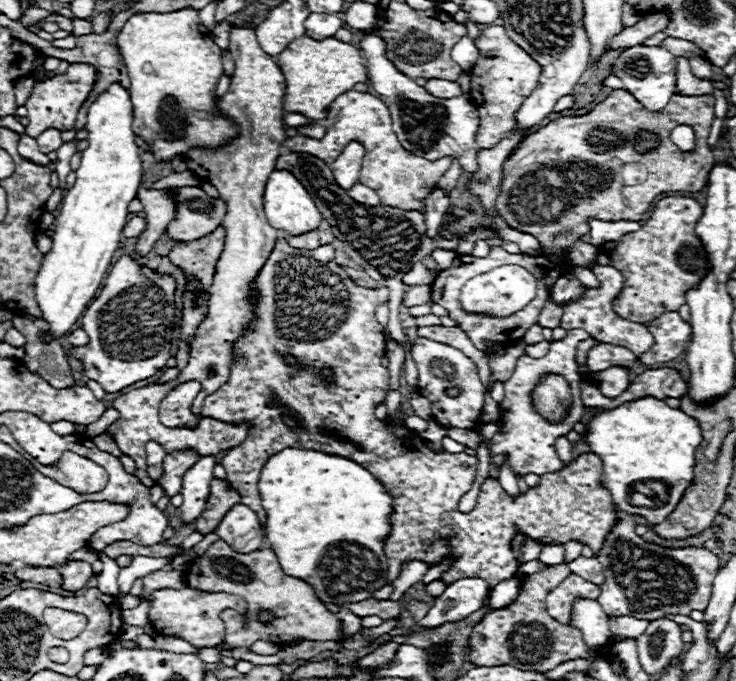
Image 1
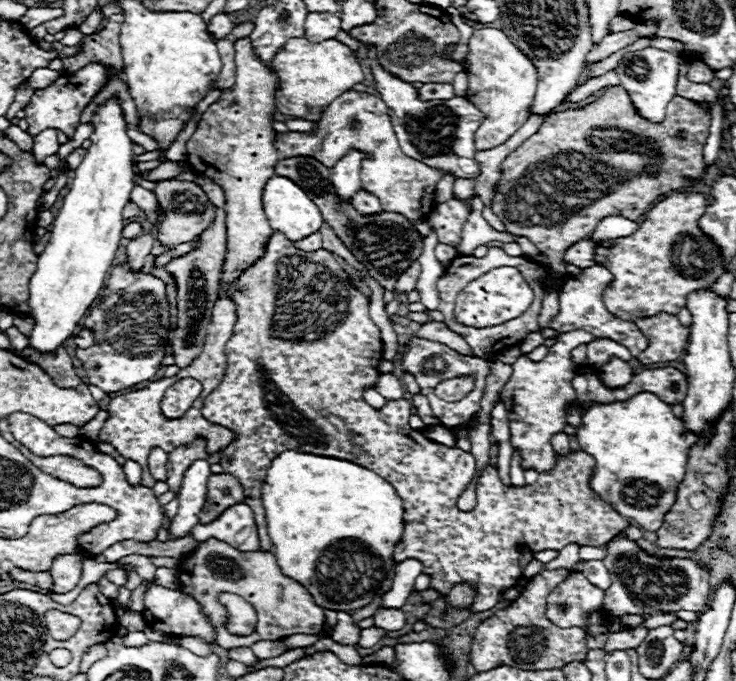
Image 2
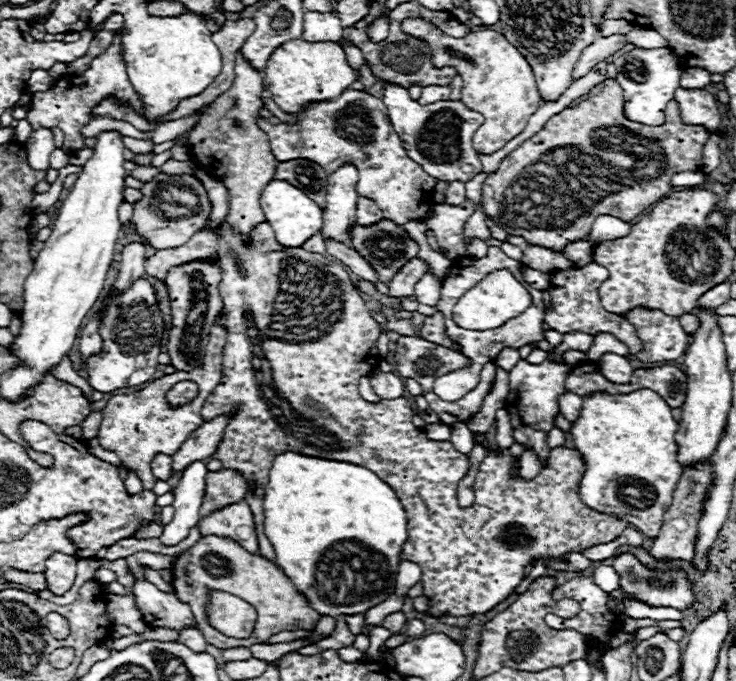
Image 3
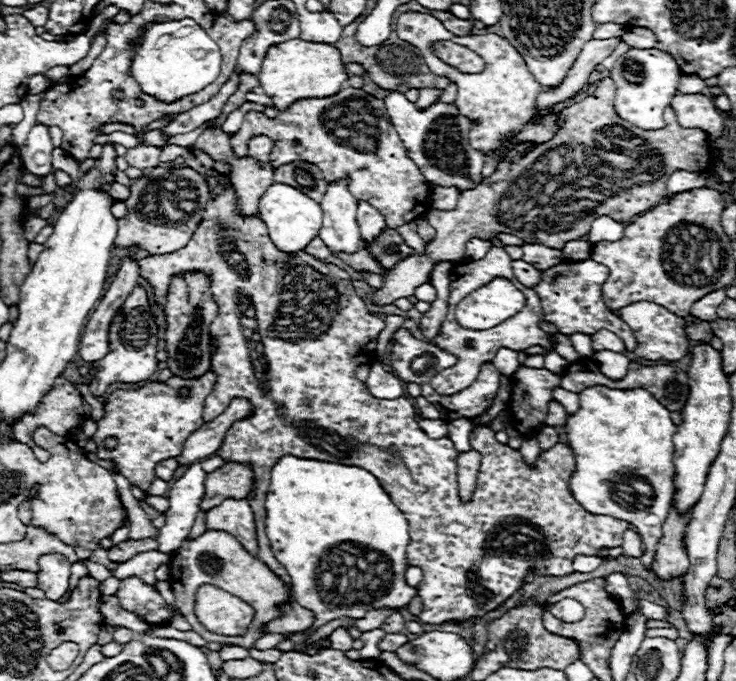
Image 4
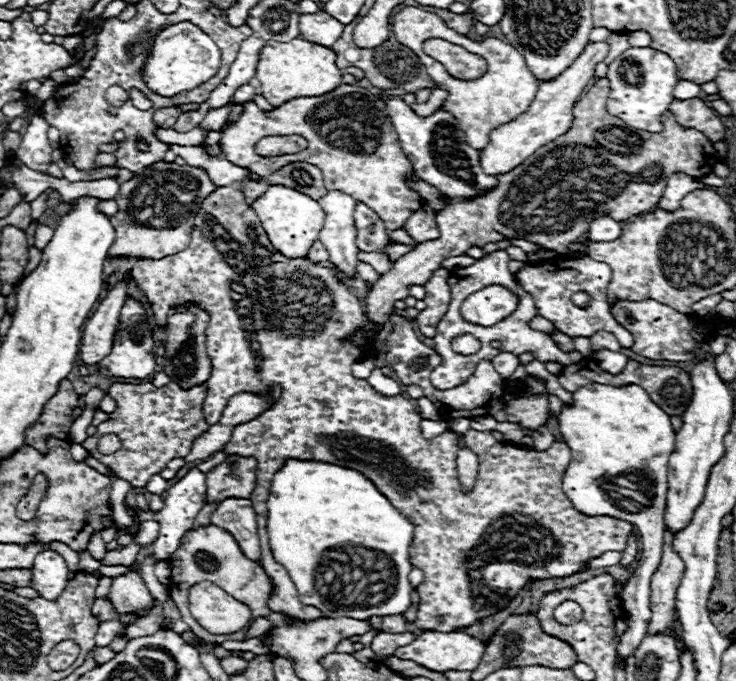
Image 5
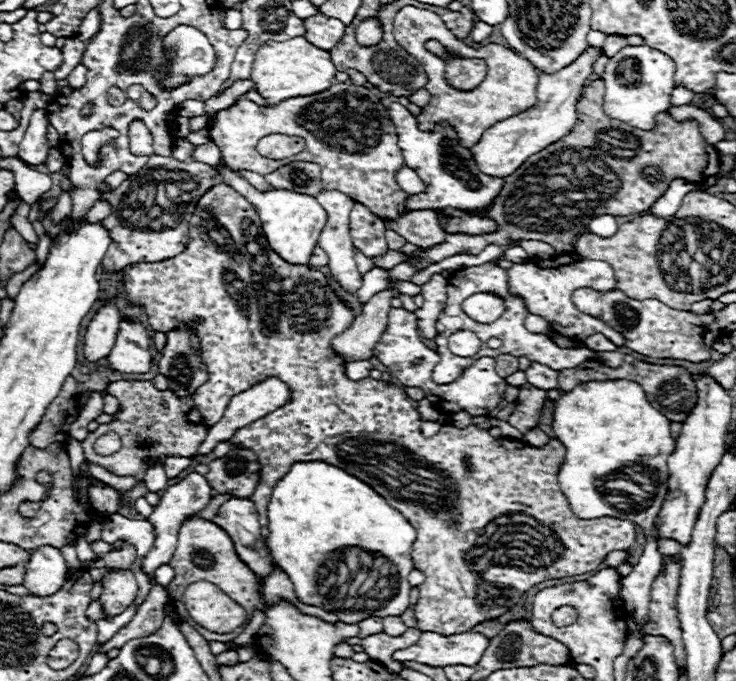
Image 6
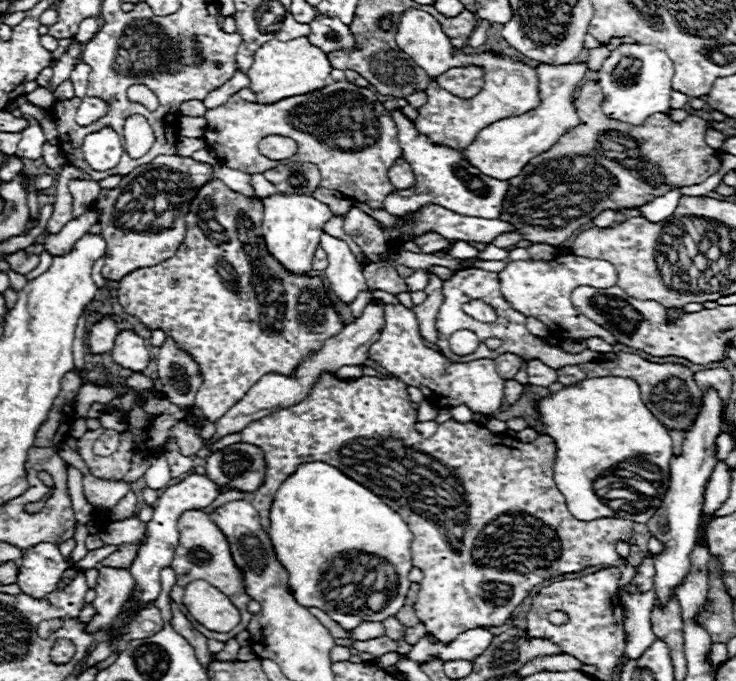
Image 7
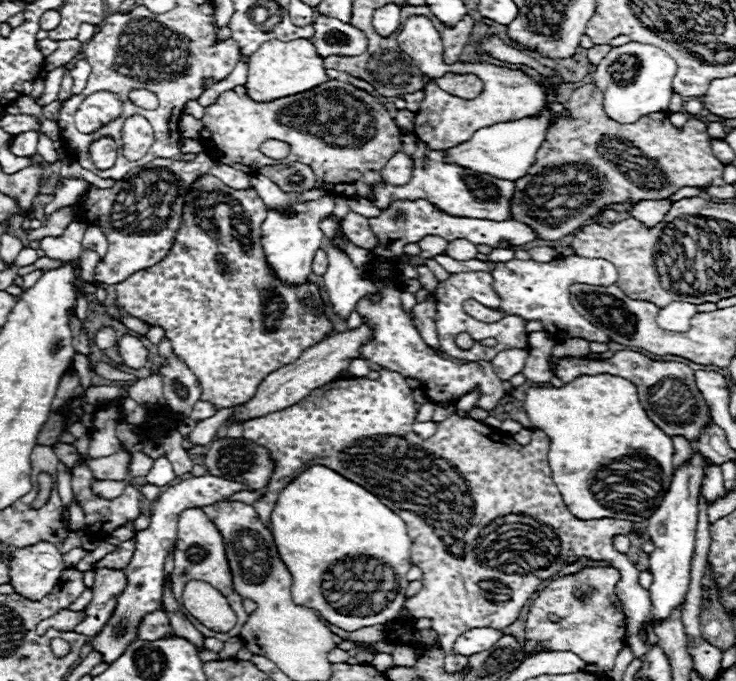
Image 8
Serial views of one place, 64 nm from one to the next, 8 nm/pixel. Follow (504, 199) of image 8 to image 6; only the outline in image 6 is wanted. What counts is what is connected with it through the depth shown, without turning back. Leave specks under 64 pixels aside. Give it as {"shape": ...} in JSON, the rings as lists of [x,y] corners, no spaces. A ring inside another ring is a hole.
{"shape":[[[398,102],[388,106],[388,114],[398,130],[398,144],[404,152],[406,164],[422,178],[426,184],[426,192],[412,194],[406,200],[406,208],[412,210],[428,210],[428,208],[454,208],[464,212],[486,212],[494,198],[500,194],[504,180],[502,178],[488,178],[478,170],[474,158],[468,148],[456,144],[456,132],[452,126],[442,124],[434,132],[418,130],[416,118]]]}

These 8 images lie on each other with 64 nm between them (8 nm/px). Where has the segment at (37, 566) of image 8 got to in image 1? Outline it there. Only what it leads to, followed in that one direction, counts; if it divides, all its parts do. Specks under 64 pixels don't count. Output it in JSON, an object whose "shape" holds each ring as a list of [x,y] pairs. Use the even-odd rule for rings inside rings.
{"shape":[[[68,560],[58,570],[62,574],[62,588],[70,592],[82,590],[92,578],[92,566],[82,560]]]}

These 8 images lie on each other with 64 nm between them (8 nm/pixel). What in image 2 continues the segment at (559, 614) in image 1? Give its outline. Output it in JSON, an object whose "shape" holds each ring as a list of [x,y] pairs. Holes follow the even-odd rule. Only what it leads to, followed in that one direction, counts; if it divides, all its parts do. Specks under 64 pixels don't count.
{"shape":[[[580,572],[570,574],[552,594],[548,596],[546,618],[560,628],[588,628],[588,612],[602,612],[604,592],[588,582]],[[560,606],[568,606],[566,612],[560,612]]]}

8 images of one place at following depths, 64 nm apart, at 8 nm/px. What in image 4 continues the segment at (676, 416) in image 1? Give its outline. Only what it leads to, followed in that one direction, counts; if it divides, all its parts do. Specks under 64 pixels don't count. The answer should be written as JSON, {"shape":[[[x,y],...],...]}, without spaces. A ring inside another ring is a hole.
{"shape":[[[590,386],[578,394],[580,408],[576,414],[566,416],[564,432],[568,436],[568,446],[576,458],[576,470],[570,476],[570,492],[574,500],[590,514],[606,514],[616,516],[620,520],[630,522],[638,528],[642,544],[646,546],[642,554],[642,566],[646,570],[652,568],[656,558],[656,546],[662,538],[662,524],[670,510],[672,500],[672,454],[674,442],[672,436],[676,426],[670,420],[670,412],[652,398],[652,394],[644,388],[632,390],[612,390],[606,386]],[[634,474],[650,482],[654,488],[654,504],[646,510],[630,512],[622,508],[612,498],[612,484],[618,482],[618,476]]]}

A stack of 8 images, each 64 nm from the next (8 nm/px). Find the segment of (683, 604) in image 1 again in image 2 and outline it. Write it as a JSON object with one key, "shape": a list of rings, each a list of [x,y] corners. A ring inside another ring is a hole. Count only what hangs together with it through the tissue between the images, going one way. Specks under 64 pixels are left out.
{"shape":[[[616,536],[608,544],[608,556],[602,560],[612,576],[612,586],[604,594],[604,612],[622,614],[654,614],[668,610],[702,610],[708,598],[708,576],[690,560],[668,560],[644,554],[636,542]]]}

